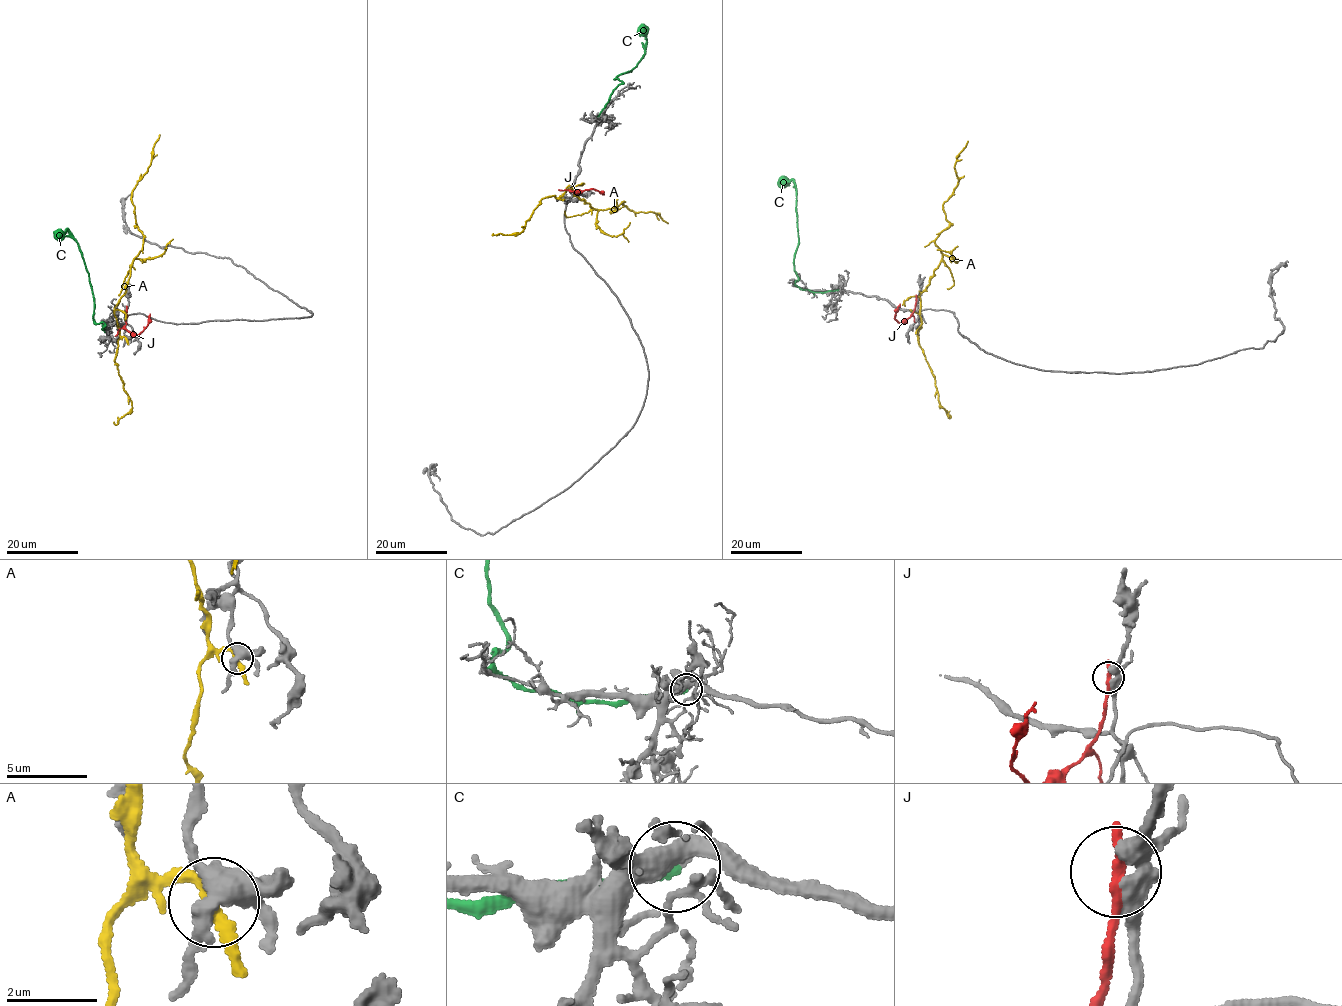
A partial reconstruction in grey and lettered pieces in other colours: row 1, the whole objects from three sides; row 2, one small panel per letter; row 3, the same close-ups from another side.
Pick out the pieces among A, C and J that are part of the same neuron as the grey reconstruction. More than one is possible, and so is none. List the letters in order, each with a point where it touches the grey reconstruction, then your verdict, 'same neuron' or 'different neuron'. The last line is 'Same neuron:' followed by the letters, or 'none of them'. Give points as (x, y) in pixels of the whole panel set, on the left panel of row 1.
A: meets grey at (126, 339); different neuron
C: meets grey at (101, 322); same neuron
J: meets grey at (126, 310); different neuron
Same neuron: C

